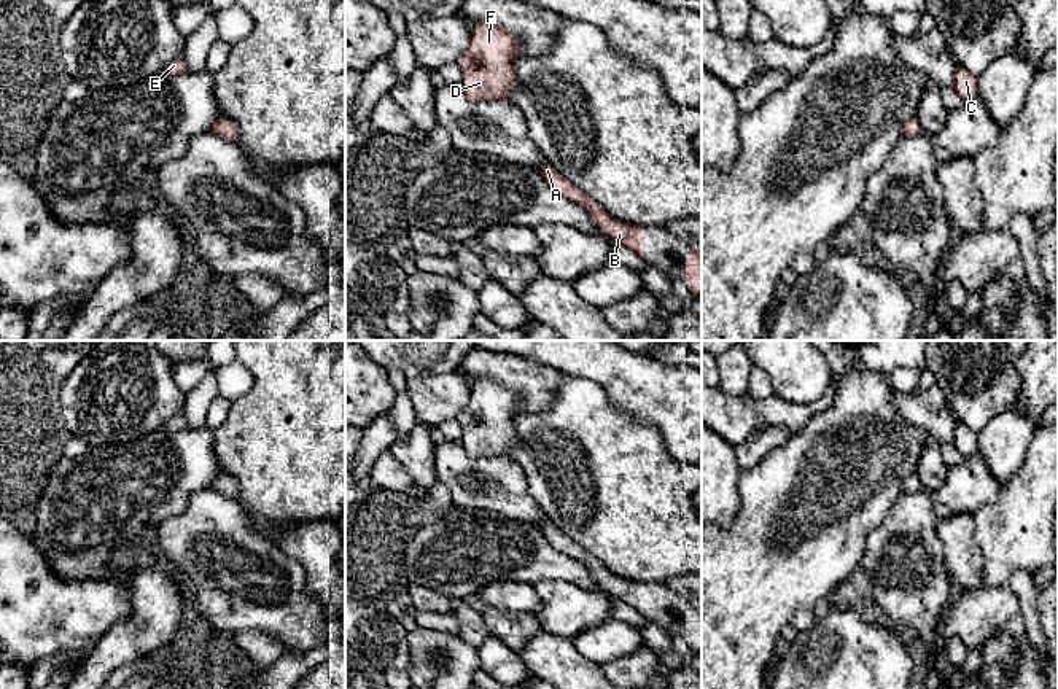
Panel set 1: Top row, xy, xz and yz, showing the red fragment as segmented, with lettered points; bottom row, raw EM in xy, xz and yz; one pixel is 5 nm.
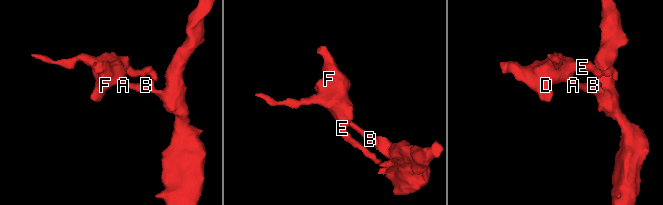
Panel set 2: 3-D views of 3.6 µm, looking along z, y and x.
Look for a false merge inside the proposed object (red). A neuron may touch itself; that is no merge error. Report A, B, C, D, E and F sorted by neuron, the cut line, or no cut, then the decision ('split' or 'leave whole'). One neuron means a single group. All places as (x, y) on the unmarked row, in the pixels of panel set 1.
A B C D E F | no cut | leave whole

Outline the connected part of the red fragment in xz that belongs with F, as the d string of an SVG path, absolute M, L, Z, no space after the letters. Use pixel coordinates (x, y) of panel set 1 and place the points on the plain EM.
M479 379L471 387L469 399L465 409L457 417L463 430L460 444L469 458L509 457L509 449L515 441L514 418L519 414L522 414L517 404L519 404L519 395L508 390L496 380Z

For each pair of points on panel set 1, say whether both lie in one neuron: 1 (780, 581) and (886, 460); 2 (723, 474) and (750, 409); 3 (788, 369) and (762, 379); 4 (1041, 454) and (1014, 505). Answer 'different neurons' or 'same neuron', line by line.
1: same neuron
2: different neurons
3: different neurons
4: same neuron

